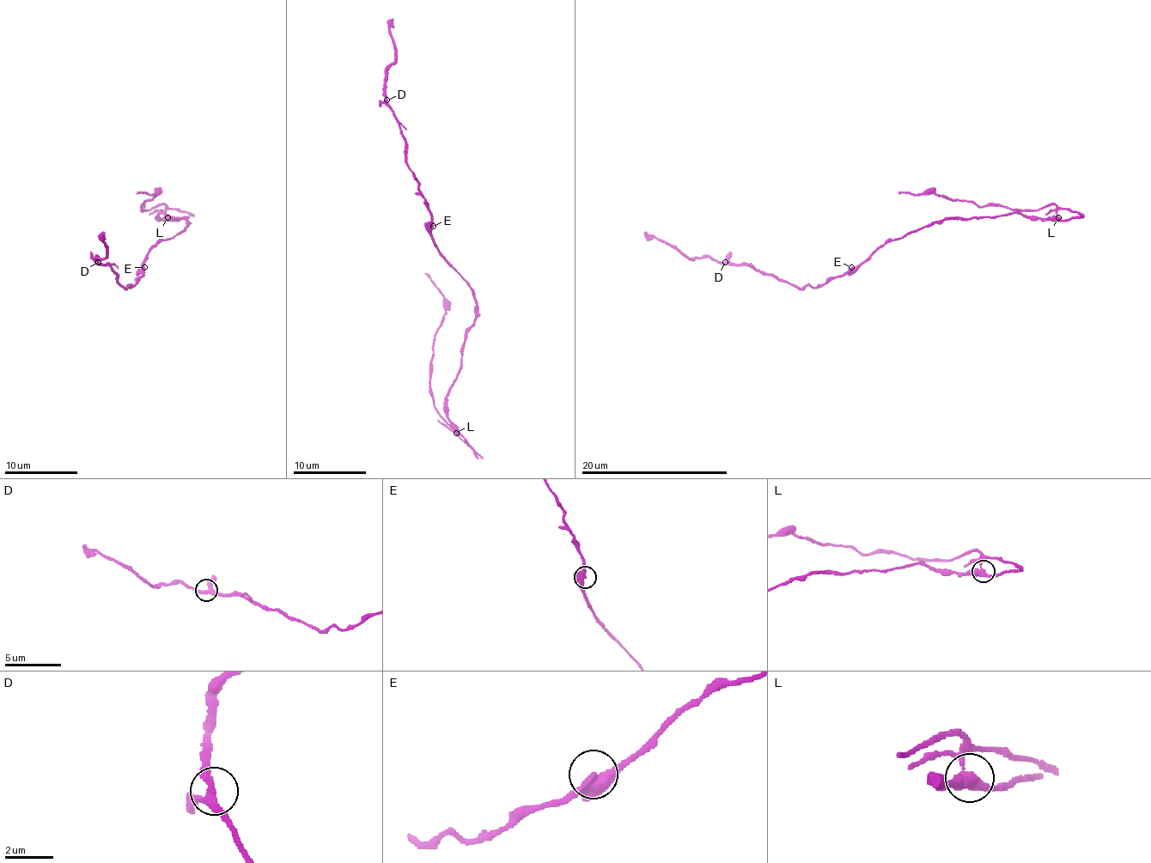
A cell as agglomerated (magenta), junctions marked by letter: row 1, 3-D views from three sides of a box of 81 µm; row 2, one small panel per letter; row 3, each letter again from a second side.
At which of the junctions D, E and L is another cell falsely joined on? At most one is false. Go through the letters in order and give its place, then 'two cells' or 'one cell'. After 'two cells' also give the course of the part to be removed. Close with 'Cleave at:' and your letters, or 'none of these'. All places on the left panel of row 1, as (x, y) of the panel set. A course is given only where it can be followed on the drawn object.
D: at (98, 262); one cell
E: at (144, 267); one cell
L: at (167, 217); two cells; foreign part runs (167, 218), (164, 205), (148, 210), (143, 209), (143, 205), (144, 207), (146, 201), (157, 194), (137, 194)
Cleave at: L

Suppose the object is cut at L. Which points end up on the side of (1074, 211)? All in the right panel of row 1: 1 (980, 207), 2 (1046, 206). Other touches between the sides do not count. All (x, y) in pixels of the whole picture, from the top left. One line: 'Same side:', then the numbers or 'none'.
Same side: 1, 2

